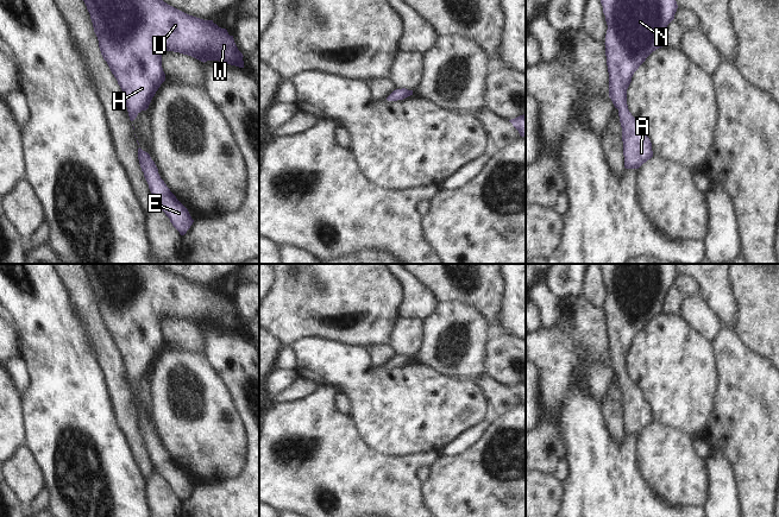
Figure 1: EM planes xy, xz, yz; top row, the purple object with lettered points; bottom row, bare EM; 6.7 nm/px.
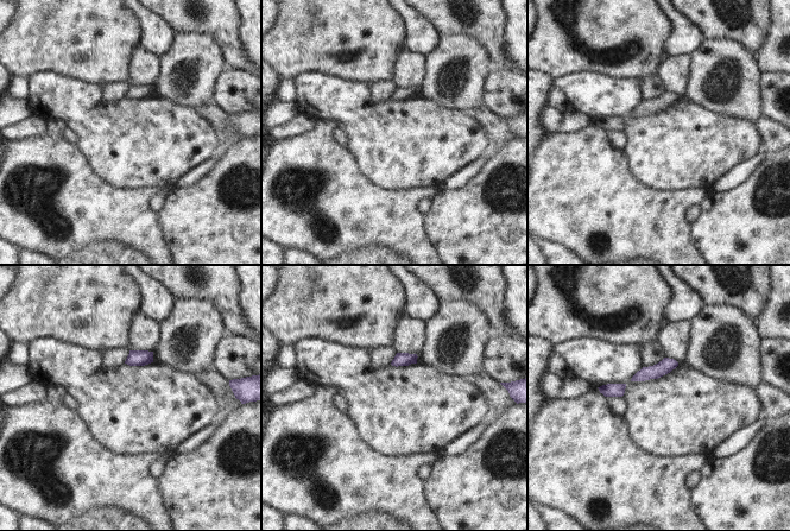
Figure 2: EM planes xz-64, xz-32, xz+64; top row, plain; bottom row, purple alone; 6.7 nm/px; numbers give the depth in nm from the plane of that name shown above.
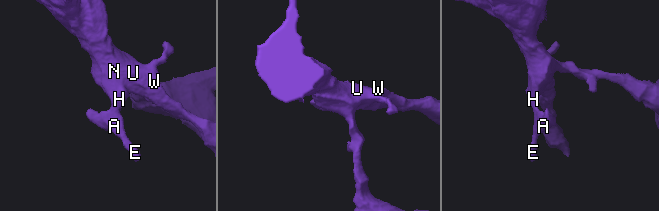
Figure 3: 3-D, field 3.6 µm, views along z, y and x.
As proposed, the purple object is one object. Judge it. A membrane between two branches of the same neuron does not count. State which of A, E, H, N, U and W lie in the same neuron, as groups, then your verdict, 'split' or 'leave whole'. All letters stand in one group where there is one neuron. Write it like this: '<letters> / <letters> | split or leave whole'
A E H N U W | leave whole

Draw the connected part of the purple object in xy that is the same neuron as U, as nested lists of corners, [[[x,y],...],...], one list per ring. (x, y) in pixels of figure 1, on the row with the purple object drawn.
[[[83,0],[90,14],[99,48],[122,90],[130,120],[146,111],[161,84],[165,81],[162,53],[174,51],[201,62],[219,61],[244,68],[243,53],[233,36],[213,20],[189,15],[163,0]]]

